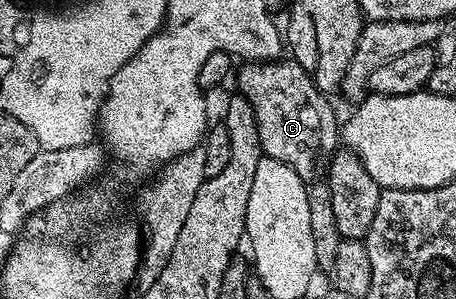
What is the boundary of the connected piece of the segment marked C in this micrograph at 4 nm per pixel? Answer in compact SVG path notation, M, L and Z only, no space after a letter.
M291 58L241 63L235 73L235 80L235 91L244 96L254 110L261 153L270 158L278 158L278 162L286 162L286 166L293 168L303 180L311 181L315 177L312 175L319 168L321 171L322 162L327 161L338 148L338 120L336 124L336 112L328 101L331 99L318 90L310 74L306 74L299 62Z

